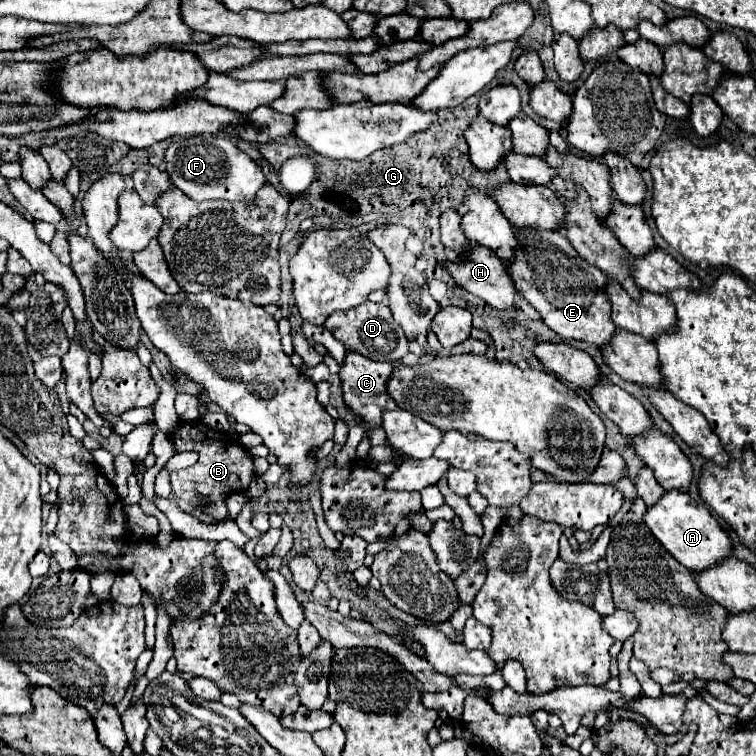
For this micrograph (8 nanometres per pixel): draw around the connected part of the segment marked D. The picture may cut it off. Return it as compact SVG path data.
M365 301L345 313L337 313L331 315L325 321L325 329L329 329L335 339L339 339L347 351L355 351L359 355L365 355L369 359L375 361L387 361L387 363L395 363L399 361L407 349L409 349L409 341L405 339L405 333L401 331L401 325L393 319L391 309L385 303L371 303Z

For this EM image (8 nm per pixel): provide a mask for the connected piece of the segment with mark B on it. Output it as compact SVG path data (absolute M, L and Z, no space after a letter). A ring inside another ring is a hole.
M181 421L179 429L173 433L173 443L175 443L175 453L181 451L197 451L199 461L186 469L171 473L171 487L173 493L181 499L189 499L199 507L199 495L207 497L205 513L213 521L223 521L227 517L227 507L225 507L225 495L233 491L245 491L255 477L253 471L253 459L247 453L247 449L231 435L213 431L205 427L201 421Z

